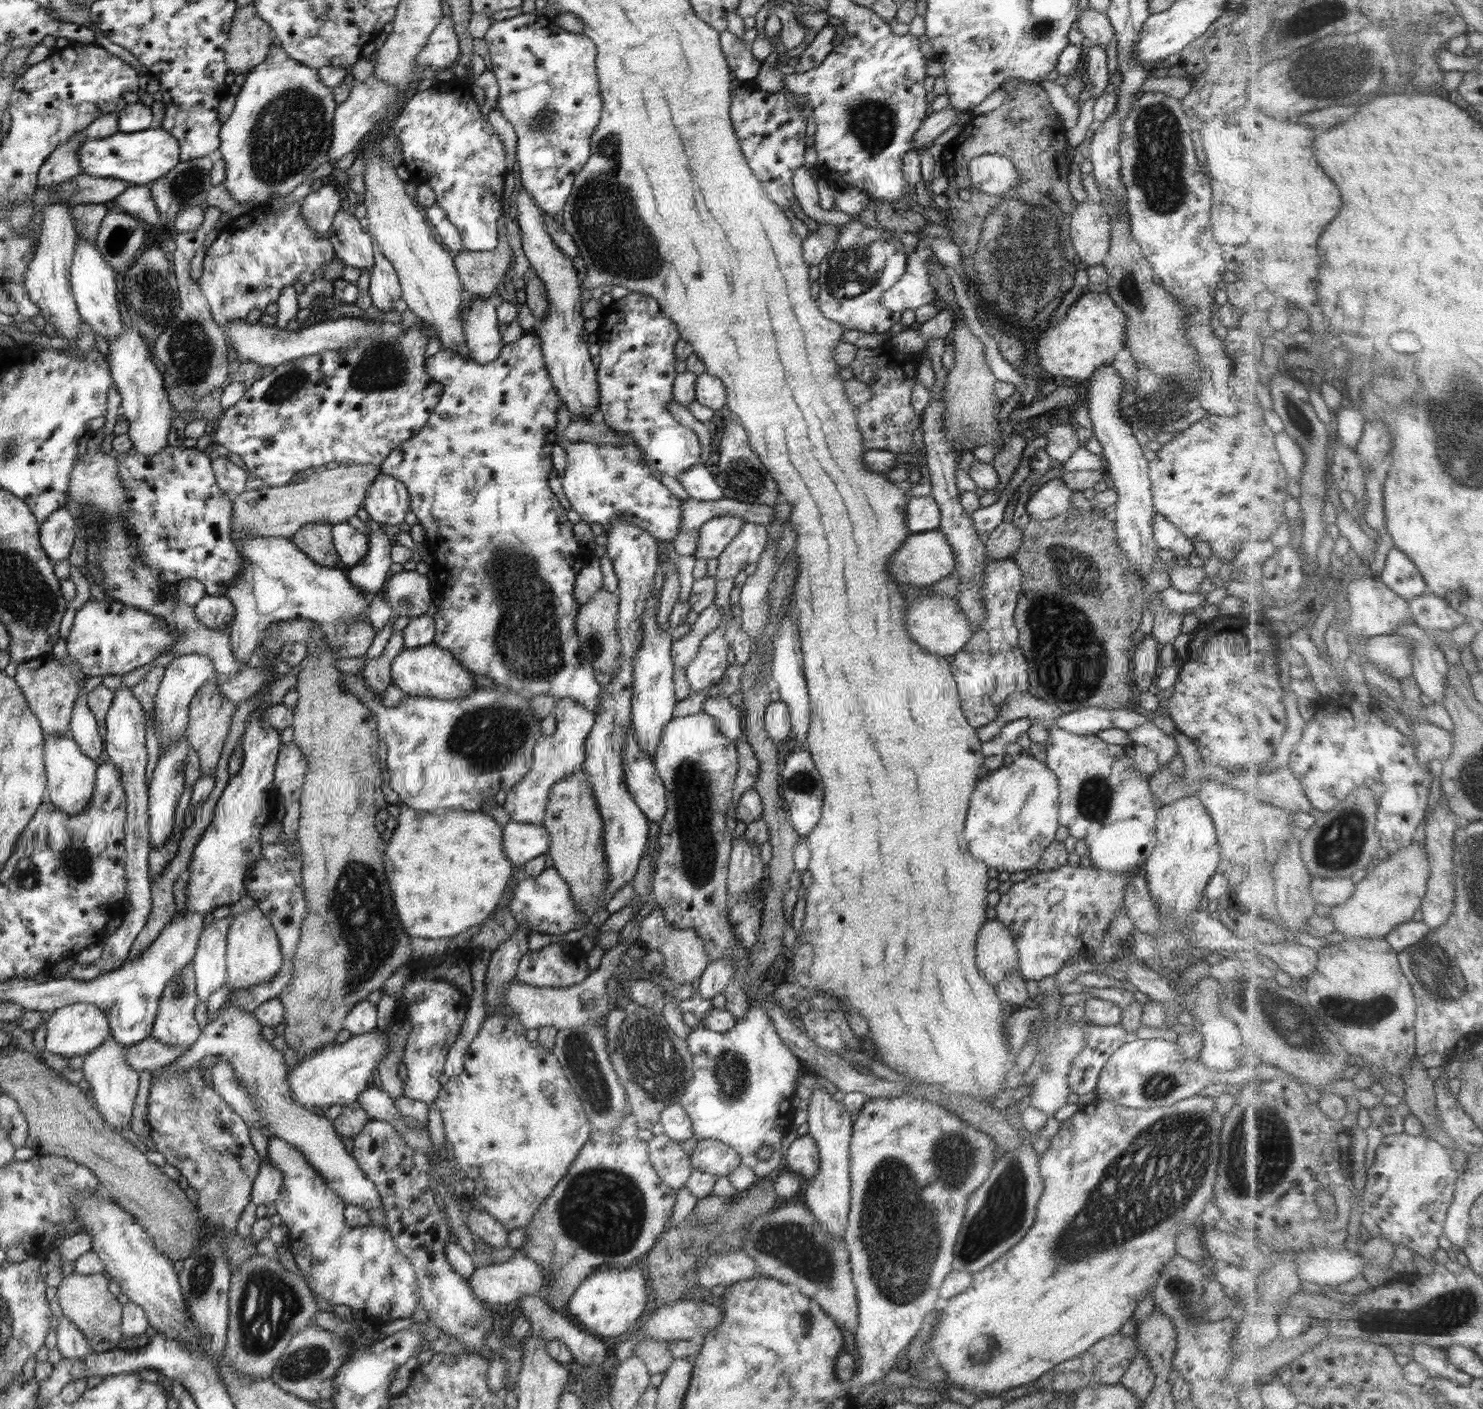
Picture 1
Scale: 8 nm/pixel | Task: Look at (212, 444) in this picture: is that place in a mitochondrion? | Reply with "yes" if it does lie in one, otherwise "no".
no

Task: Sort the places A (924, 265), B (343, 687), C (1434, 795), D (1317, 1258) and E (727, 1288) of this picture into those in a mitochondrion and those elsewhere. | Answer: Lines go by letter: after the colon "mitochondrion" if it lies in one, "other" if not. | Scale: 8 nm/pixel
A: other
B: other
C: other
D: other
E: other

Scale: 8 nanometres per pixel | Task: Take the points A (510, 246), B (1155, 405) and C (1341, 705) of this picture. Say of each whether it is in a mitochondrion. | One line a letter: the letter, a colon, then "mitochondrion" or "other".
A: other
B: mitochondrion
C: other

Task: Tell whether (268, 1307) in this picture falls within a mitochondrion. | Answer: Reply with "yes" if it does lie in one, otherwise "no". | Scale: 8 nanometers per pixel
yes

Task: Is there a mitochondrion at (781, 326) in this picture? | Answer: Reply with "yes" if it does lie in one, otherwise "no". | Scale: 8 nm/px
no

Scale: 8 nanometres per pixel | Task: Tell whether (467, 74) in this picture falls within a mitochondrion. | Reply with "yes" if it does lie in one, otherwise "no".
no

